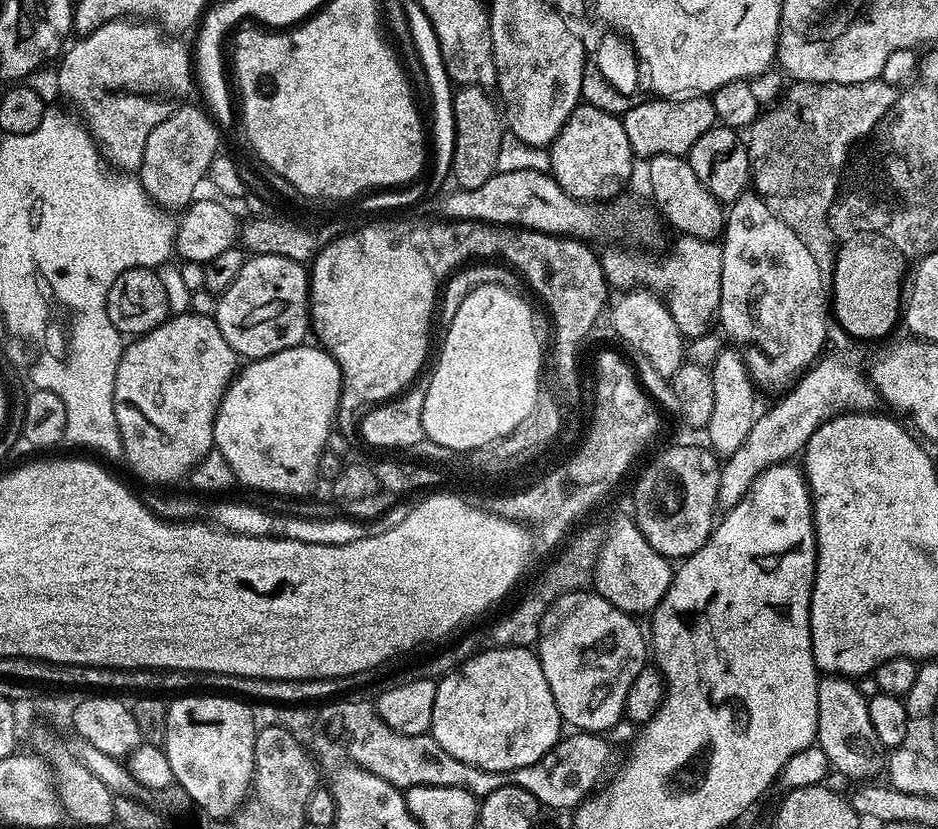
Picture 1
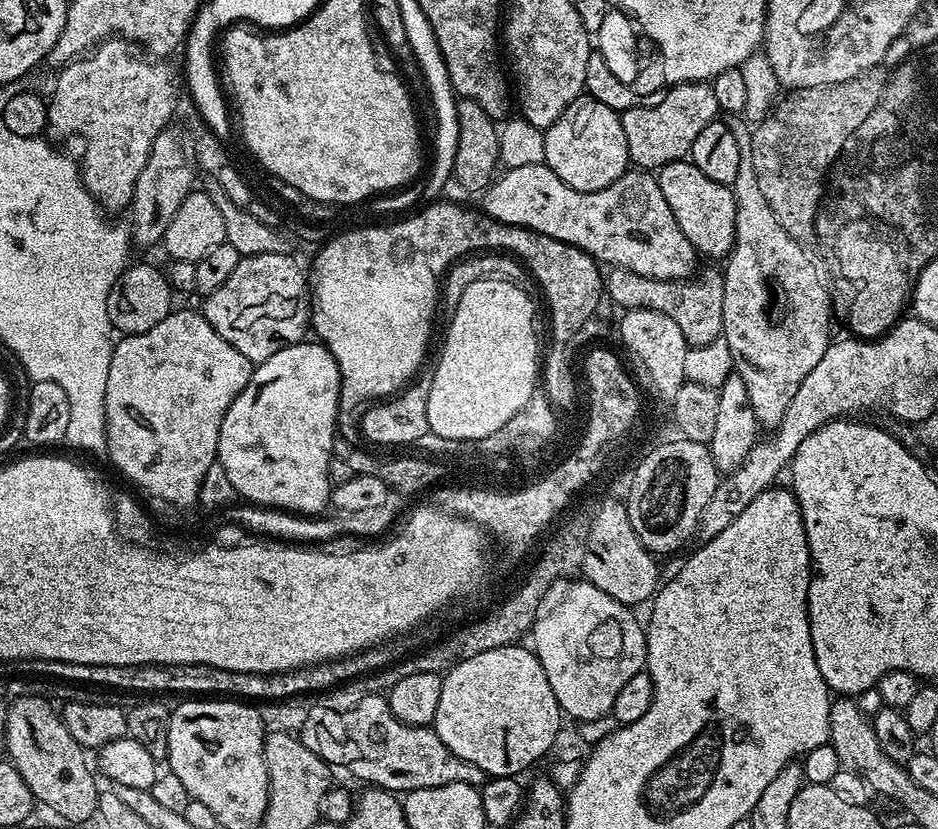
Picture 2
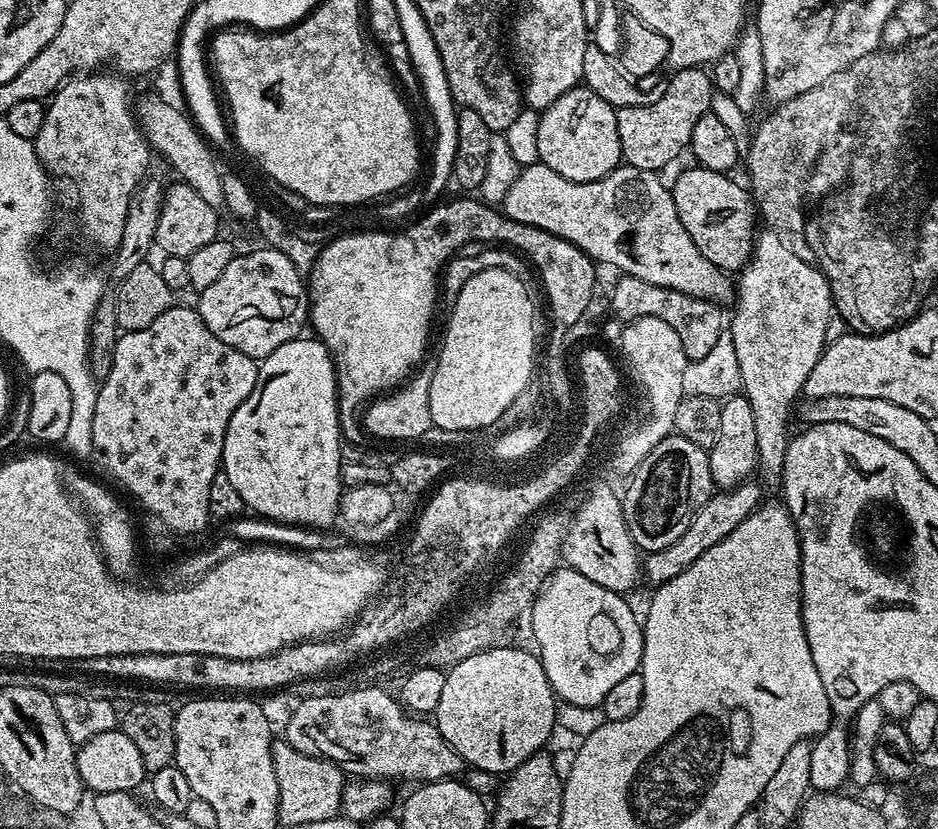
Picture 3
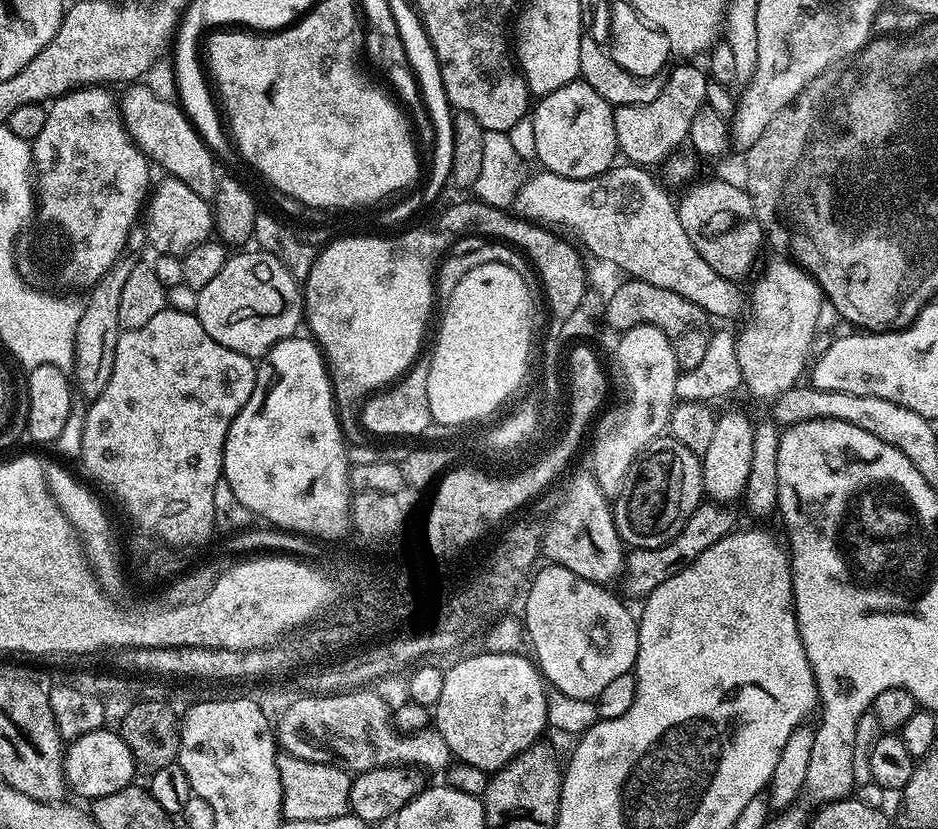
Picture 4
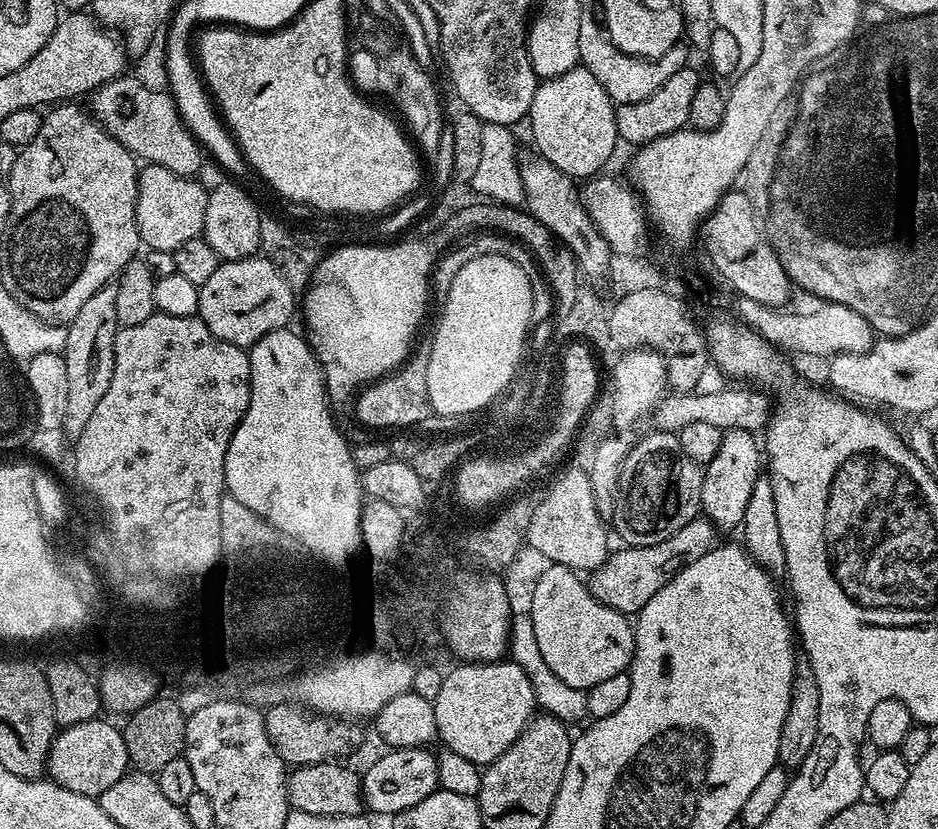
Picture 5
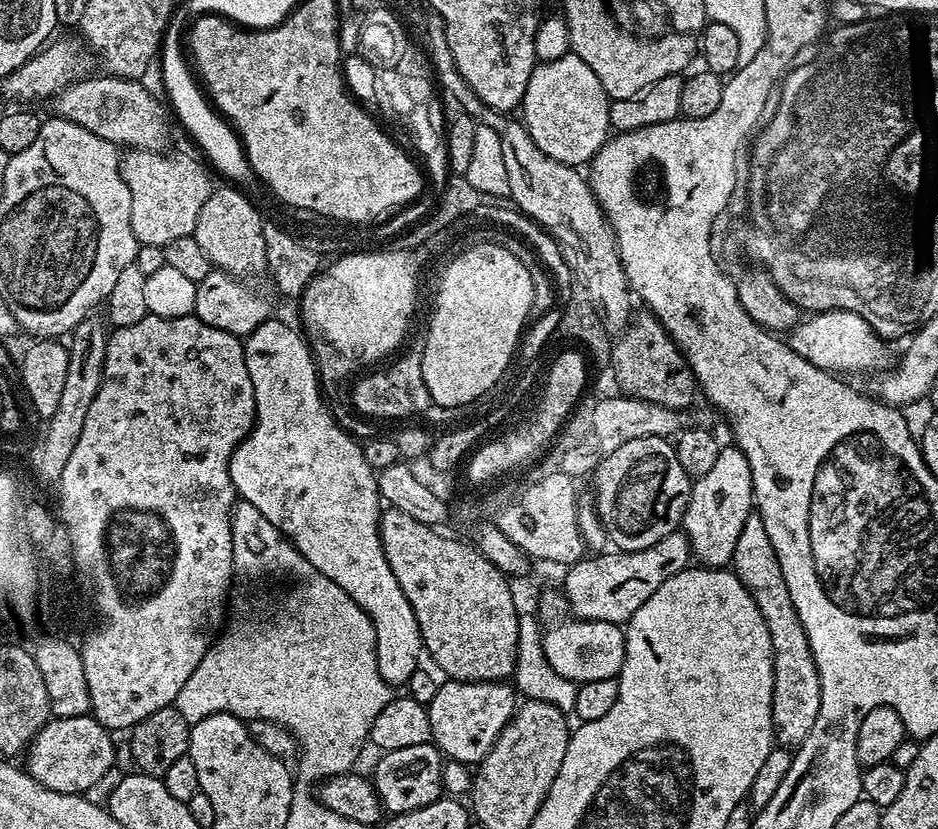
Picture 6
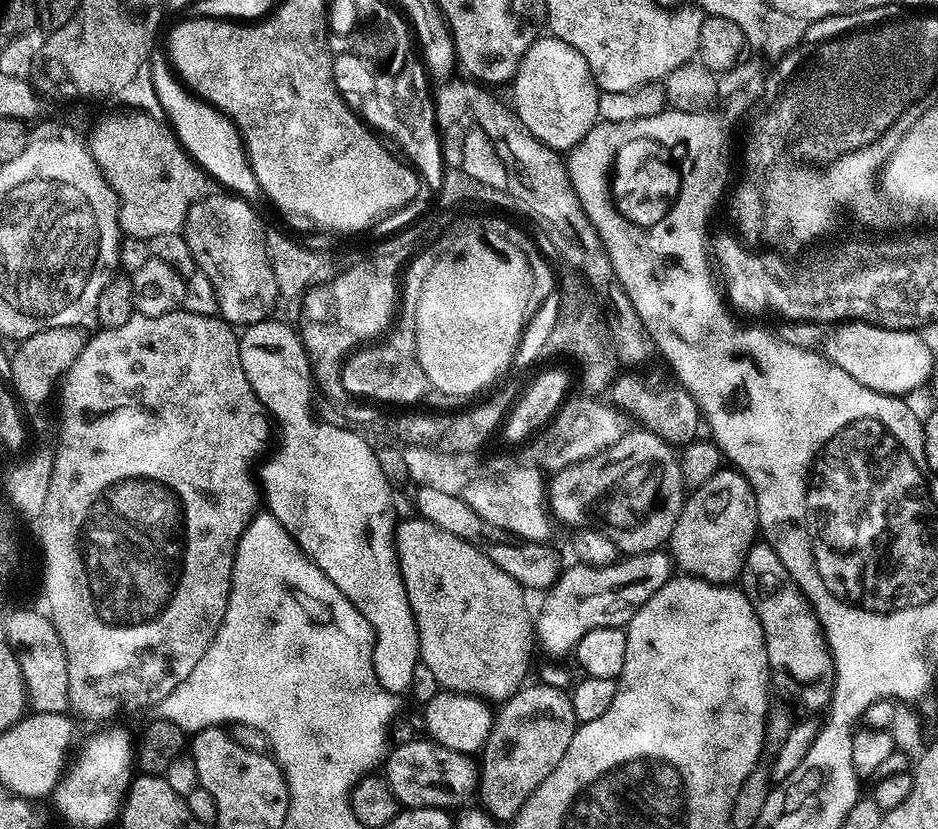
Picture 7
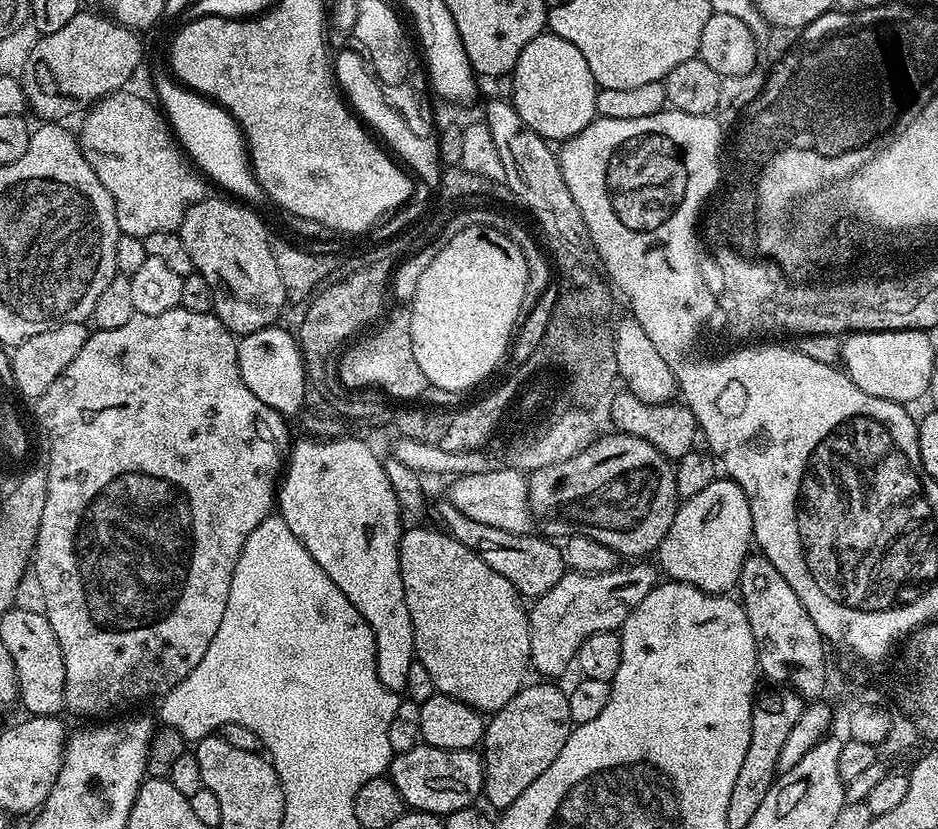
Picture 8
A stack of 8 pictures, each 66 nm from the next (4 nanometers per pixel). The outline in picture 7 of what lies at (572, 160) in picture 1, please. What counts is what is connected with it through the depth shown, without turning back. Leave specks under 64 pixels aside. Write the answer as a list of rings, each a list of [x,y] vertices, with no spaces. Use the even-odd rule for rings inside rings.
[[[541,35],[520,59],[520,66],[510,81],[511,107],[525,122],[534,138],[564,154],[583,143],[600,120],[600,94],[596,79],[586,66],[586,58],[566,46],[557,36]]]

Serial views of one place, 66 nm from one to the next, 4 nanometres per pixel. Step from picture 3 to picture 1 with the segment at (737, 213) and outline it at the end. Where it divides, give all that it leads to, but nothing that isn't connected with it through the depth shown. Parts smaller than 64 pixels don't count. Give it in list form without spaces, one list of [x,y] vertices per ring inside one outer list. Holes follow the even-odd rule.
[[[662,154],[651,157],[647,164],[648,188],[652,191],[653,200],[651,203],[666,224],[666,219],[668,219],[669,226],[677,228],[677,233],[685,236],[693,236],[699,240],[719,241],[726,219],[725,205],[716,200],[714,194],[710,194],[710,190],[706,190],[706,186],[702,186],[702,182],[698,182],[698,174],[694,174],[687,159]]]

